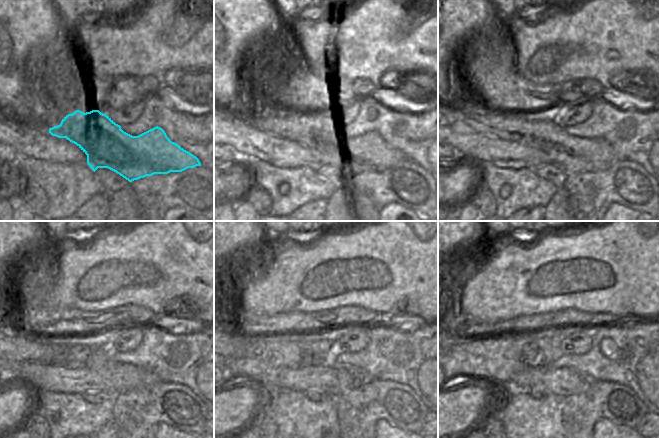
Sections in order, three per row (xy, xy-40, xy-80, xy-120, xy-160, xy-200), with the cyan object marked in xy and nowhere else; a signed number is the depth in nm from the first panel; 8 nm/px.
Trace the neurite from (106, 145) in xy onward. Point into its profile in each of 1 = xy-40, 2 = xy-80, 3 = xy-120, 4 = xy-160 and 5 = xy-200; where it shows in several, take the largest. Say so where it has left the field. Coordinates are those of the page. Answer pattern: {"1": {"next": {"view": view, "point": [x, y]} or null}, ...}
{"1": {"next": {"view": "xy-40", "point": [354, 155]}}, "2": {"next": {"view": "xy-80", "point": [574, 155]}}, "3": {"next": {"view": "xy-120", "point": [12, 345]}}, "4": {"next": {"view": "xy-160", "point": [234, 345]}}, "5": {"next": {"view": "xy-200", "point": [458, 338]}}}

